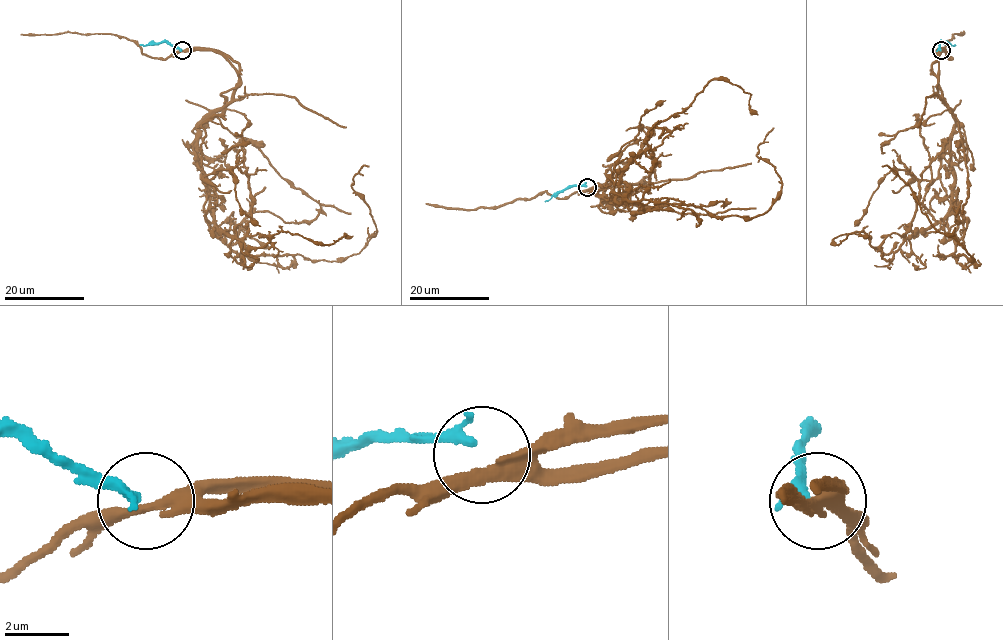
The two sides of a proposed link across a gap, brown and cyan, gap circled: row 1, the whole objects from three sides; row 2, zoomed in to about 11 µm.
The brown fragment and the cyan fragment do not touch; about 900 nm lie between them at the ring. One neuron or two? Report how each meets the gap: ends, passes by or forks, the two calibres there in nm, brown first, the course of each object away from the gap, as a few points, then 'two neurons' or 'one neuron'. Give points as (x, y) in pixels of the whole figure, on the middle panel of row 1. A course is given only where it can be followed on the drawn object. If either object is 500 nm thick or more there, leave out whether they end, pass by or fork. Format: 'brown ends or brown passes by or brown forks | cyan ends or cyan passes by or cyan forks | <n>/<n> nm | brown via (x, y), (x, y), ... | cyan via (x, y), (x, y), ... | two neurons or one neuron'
brown passes by | cyan passes by | 400/240 nm | brown via (588, 188), (643, 183), (602, 197), (677, 198), (716, 216), (754, 217), (782, 185), (757, 155), (774, 128) | cyan via (586, 186), (567, 186), (545, 201) | two neurons

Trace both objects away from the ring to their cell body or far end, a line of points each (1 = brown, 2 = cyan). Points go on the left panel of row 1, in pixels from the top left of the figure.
1: (183, 50), (216, 50), (238, 76), (197, 138), (234, 252), (357, 254), (377, 232), (352, 187), (369, 166)
2: (181, 50), (166, 42), (140, 45)

